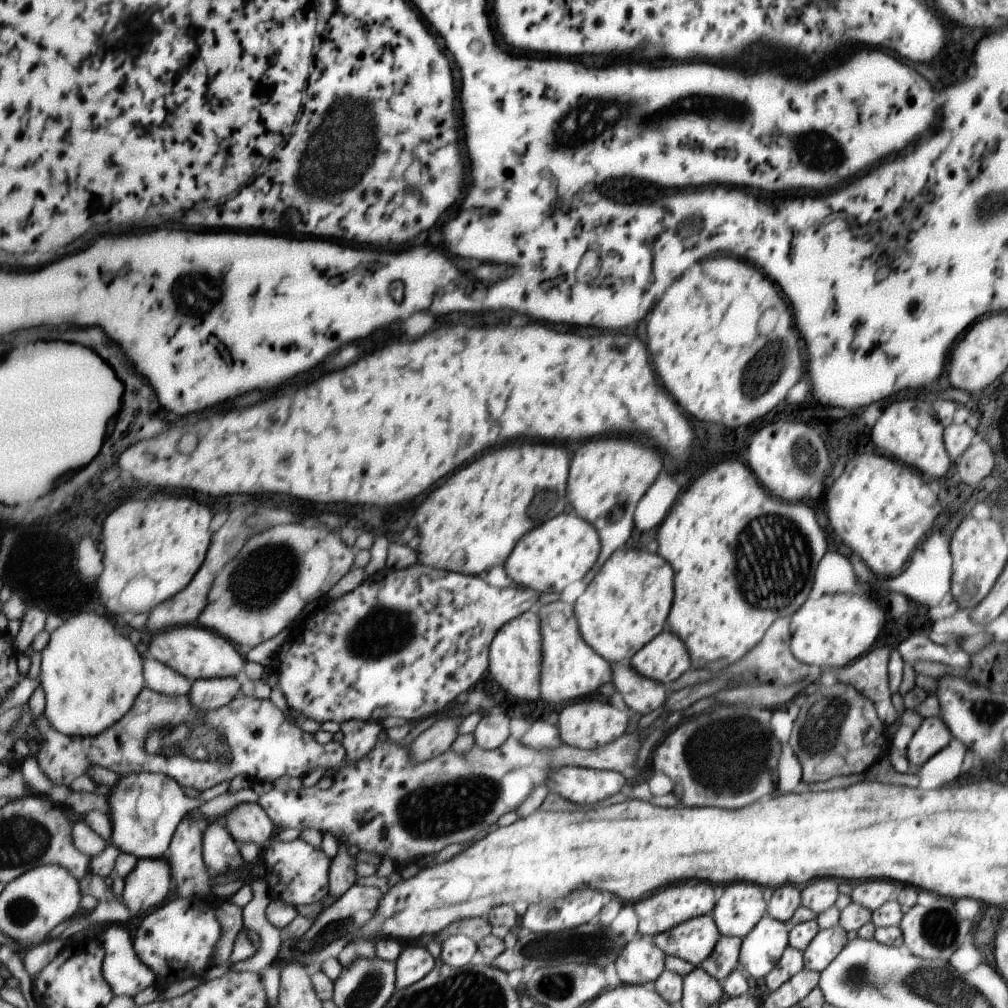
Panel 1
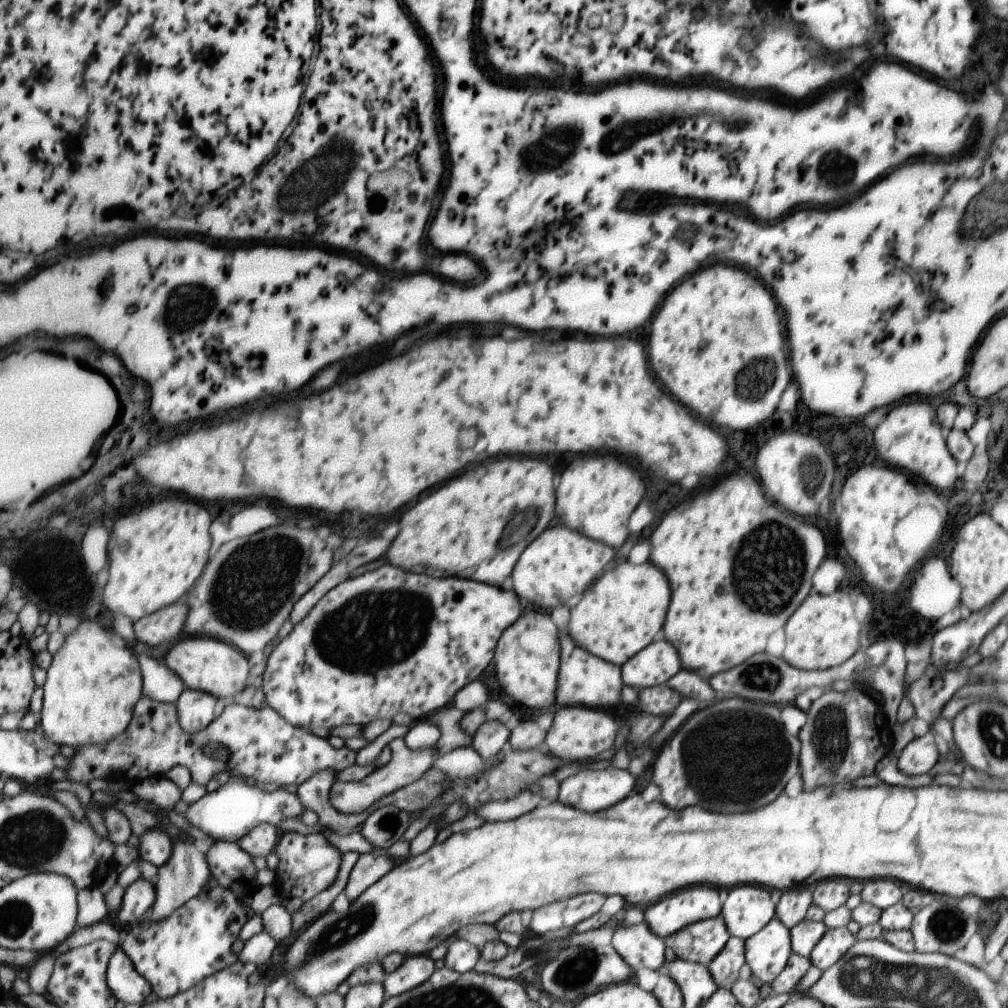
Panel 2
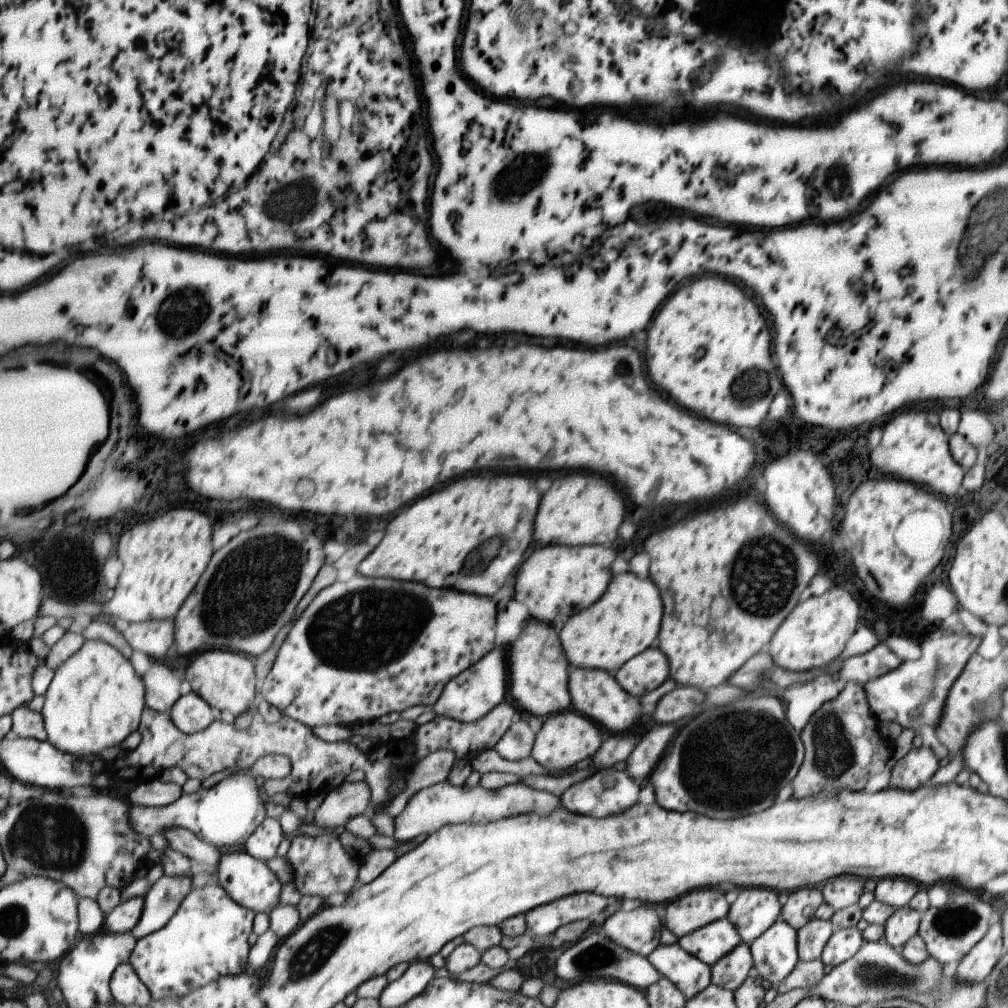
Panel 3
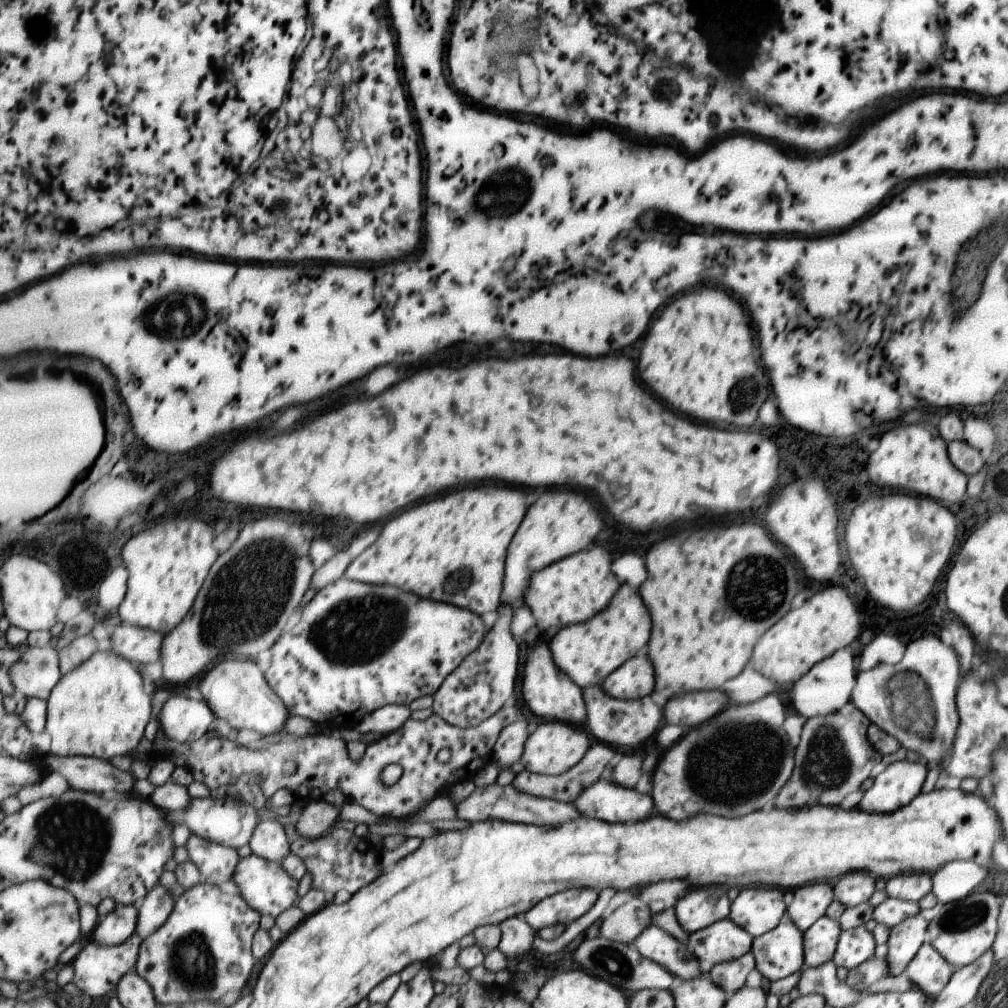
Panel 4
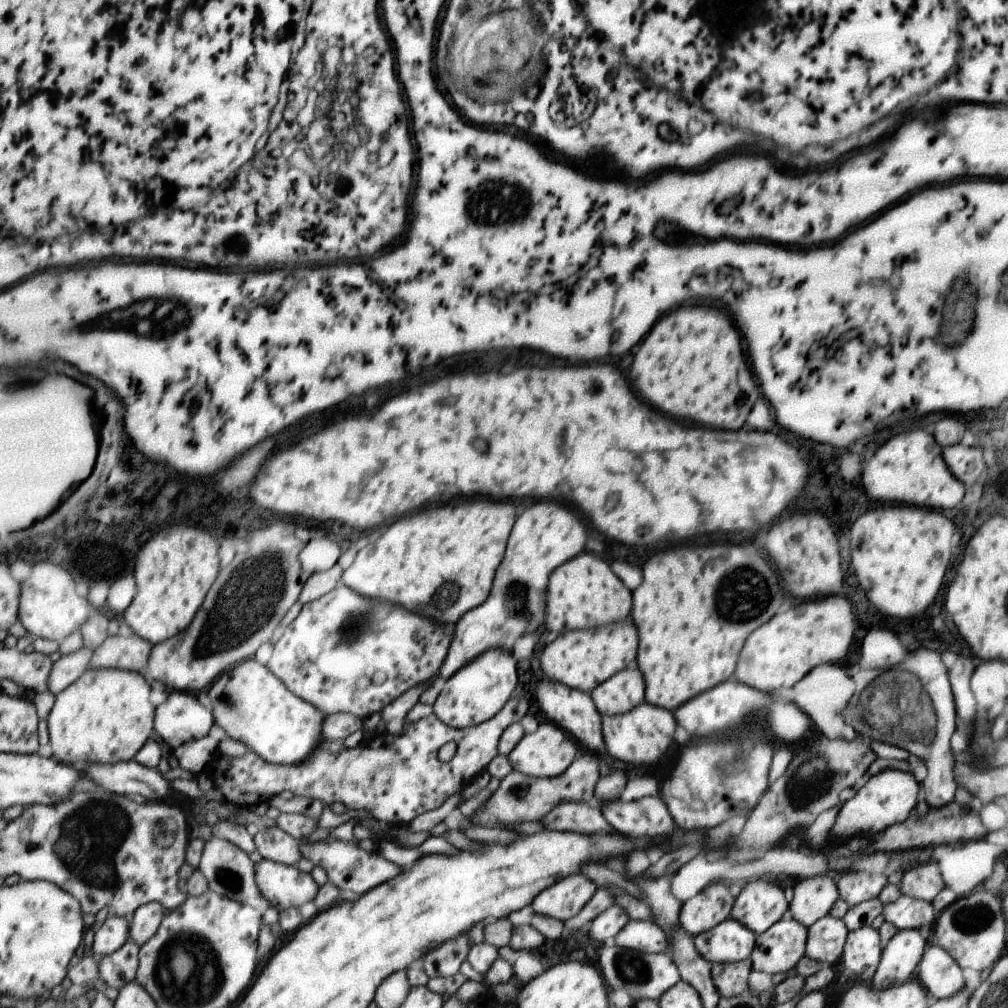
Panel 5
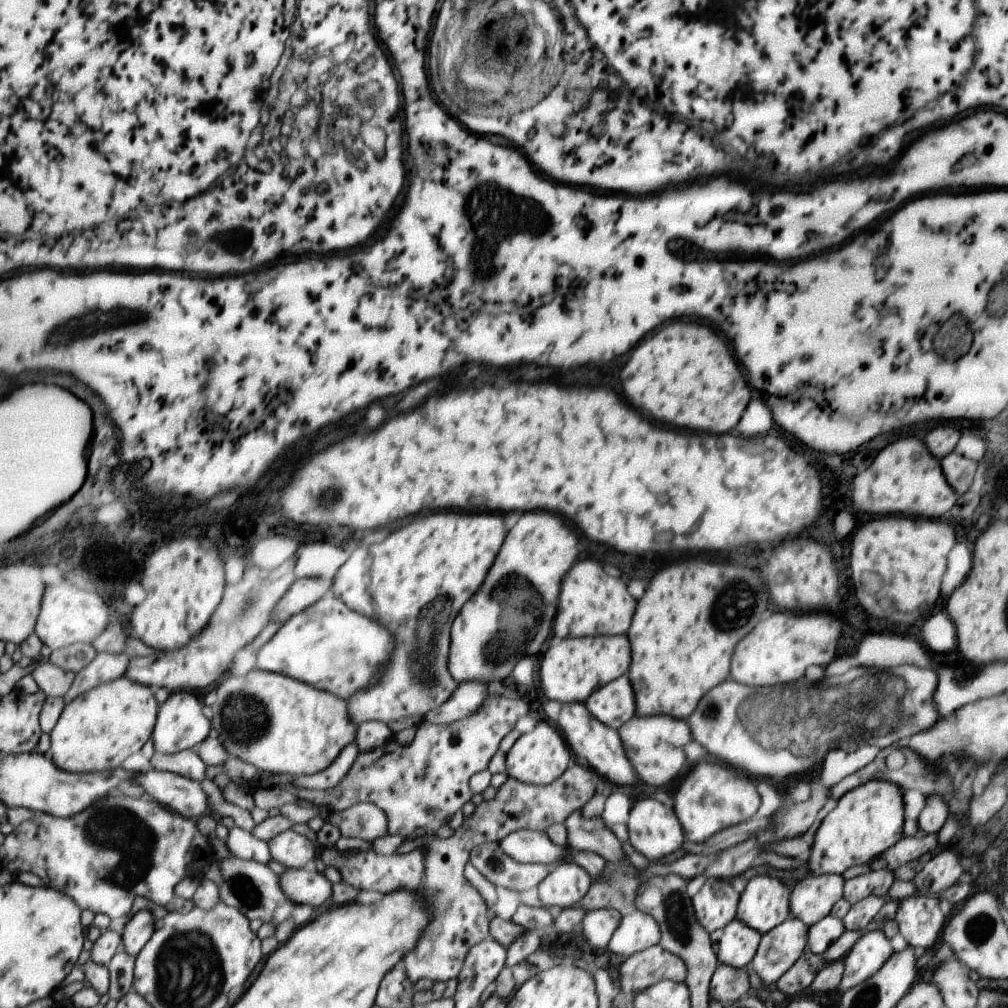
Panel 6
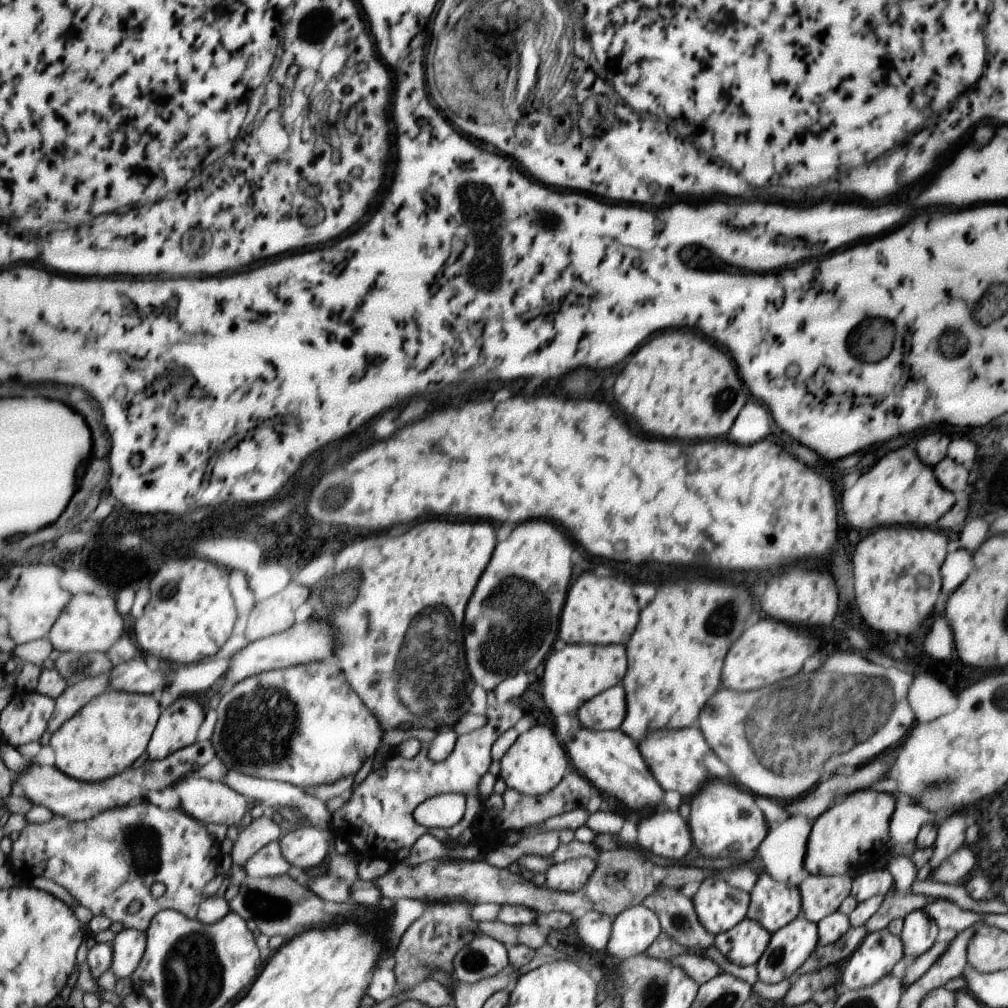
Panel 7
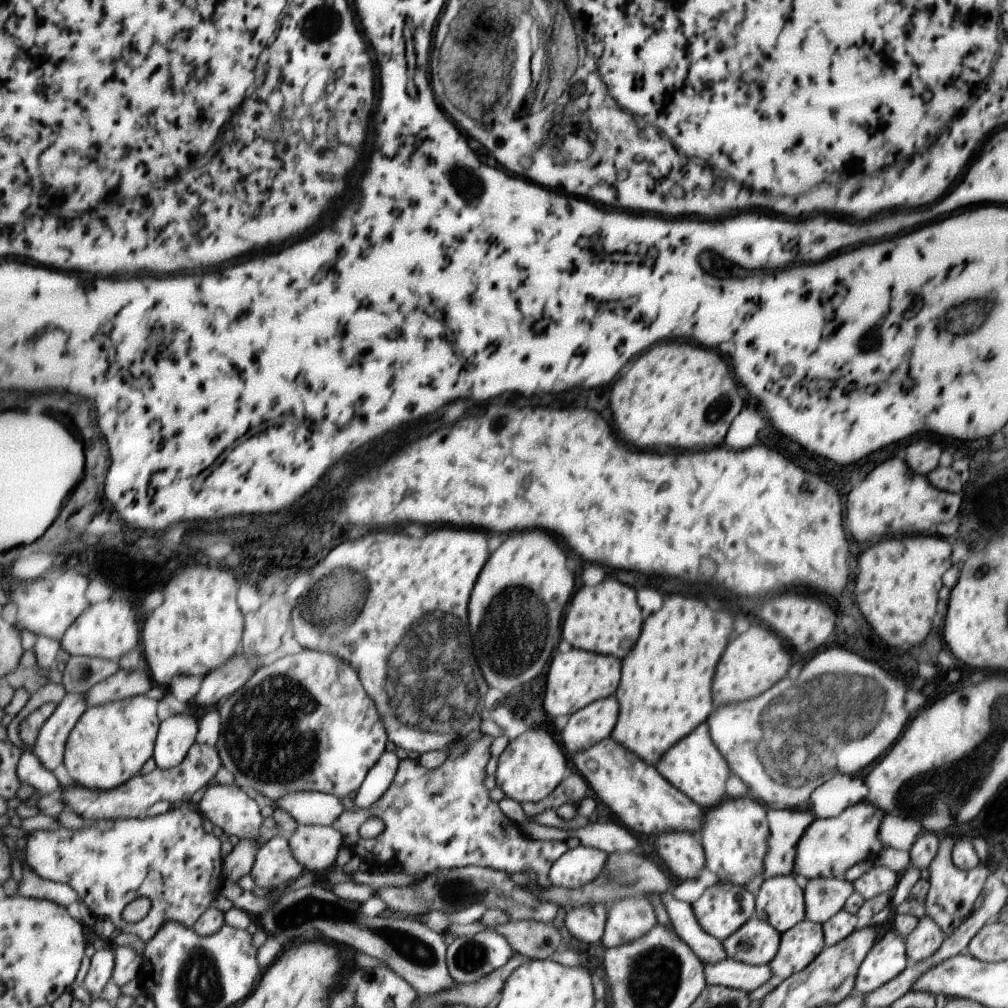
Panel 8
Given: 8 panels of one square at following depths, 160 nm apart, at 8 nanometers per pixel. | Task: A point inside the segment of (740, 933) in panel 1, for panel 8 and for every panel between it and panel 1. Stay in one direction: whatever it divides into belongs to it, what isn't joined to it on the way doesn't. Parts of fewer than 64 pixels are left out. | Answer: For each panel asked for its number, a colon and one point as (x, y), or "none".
2: (747, 909)
3: (754, 910)
4: (758, 910)
5: (758, 905)
6: (764, 904)
7: (773, 904)
8: (779, 901)

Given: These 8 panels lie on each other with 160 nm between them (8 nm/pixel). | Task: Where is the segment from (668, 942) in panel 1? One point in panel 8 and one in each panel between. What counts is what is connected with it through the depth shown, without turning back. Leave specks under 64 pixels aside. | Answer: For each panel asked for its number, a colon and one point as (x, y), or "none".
2: (701, 942)
3: (711, 942)
4: (725, 940)
5: (729, 941)
6: (735, 944)
7: (743, 945)
8: (755, 943)

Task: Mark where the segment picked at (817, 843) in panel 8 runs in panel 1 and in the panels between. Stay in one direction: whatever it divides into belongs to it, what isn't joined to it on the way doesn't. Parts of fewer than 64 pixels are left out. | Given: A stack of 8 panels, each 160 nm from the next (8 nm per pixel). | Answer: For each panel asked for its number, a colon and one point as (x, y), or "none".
1: (932, 735)
2: (916, 757)
3: (915, 768)
4: (900, 781)
5: (887, 797)
6: (867, 820)
7: (853, 833)

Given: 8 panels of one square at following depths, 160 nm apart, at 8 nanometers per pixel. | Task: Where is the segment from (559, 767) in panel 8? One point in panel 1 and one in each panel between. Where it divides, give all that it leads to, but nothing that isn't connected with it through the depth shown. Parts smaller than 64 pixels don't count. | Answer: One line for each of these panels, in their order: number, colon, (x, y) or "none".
1: (588, 724)
2: (576, 733)
3: (565, 739)
4: (552, 748)
5: (547, 752)
6: (539, 757)
7: (534, 763)

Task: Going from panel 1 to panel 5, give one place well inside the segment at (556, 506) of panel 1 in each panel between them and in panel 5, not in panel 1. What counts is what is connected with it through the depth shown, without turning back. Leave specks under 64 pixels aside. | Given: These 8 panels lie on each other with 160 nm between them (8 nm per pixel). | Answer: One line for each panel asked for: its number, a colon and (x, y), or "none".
2: (475, 526)
3: (461, 525)
4: (453, 548)
5: (459, 546)

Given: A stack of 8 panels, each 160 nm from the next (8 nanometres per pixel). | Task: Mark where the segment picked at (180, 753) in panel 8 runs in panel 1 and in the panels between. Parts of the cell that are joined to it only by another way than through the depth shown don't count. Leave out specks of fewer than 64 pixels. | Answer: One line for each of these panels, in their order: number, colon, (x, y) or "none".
1: (209, 694)
2: (196, 709)
3: (192, 714)
4: (184, 720)
5: (181, 718)
6: (181, 724)
7: (179, 726)

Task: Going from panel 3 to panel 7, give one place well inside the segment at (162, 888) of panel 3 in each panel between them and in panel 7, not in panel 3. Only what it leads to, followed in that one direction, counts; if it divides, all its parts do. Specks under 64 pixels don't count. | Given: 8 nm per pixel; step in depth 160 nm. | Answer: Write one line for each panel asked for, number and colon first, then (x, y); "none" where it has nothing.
4: (154, 911)
5: (147, 919)
6: (138, 931)
7: (129, 945)

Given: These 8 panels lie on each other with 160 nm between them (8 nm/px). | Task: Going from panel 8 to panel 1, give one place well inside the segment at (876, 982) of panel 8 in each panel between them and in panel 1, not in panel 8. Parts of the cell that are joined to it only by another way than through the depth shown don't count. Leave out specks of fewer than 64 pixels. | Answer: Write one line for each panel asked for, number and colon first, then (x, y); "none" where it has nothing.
1: (825, 945)
2: (833, 944)
3: (843, 943)
4: (853, 947)
5: (861, 951)
6: (871, 949)
7: (876, 954)

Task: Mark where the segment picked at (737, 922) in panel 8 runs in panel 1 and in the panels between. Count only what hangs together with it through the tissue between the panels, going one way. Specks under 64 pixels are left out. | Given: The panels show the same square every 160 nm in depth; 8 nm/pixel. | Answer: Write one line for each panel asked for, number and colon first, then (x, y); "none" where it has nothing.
1: (674, 904)
2: (685, 907)
3: (701, 907)
4: (700, 908)
5: (708, 908)
6: (714, 905)
7: (719, 907)

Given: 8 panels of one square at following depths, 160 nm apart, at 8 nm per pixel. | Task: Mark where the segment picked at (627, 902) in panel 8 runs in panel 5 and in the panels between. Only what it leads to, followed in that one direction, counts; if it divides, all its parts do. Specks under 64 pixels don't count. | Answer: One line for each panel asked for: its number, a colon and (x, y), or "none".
5: (647, 937)
6: (637, 930)
7: (633, 929)

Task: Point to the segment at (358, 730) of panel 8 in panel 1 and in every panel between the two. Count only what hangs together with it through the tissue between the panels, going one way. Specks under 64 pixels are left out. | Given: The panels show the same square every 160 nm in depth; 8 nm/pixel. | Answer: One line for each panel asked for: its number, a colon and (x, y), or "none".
1: (197, 652)
2: (210, 665)
3: (224, 678)
4: (239, 694)
5: (250, 702)
6: (279, 724)
7: (336, 731)

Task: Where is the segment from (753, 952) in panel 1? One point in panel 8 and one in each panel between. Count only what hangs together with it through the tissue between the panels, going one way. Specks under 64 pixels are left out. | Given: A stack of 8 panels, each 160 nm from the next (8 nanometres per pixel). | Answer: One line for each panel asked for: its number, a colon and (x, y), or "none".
2: (767, 951)
3: (775, 954)
4: (779, 952)
5: (777, 950)
6: (780, 947)
7: (788, 947)
8: (798, 946)

